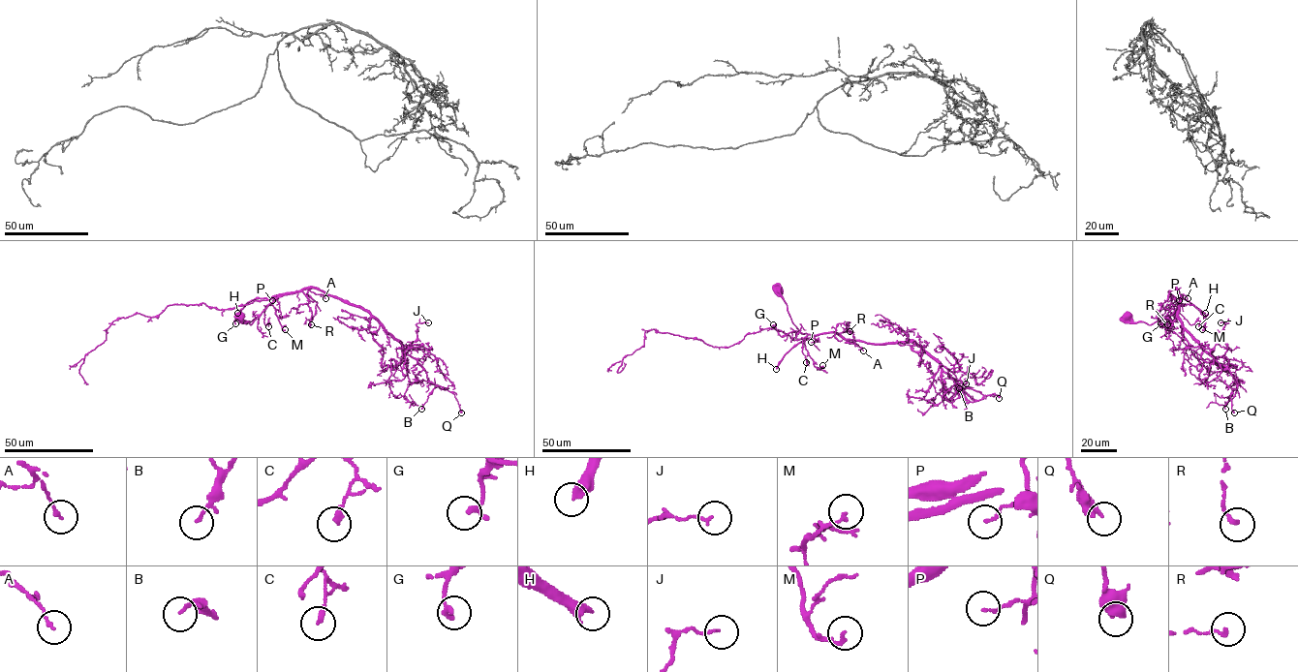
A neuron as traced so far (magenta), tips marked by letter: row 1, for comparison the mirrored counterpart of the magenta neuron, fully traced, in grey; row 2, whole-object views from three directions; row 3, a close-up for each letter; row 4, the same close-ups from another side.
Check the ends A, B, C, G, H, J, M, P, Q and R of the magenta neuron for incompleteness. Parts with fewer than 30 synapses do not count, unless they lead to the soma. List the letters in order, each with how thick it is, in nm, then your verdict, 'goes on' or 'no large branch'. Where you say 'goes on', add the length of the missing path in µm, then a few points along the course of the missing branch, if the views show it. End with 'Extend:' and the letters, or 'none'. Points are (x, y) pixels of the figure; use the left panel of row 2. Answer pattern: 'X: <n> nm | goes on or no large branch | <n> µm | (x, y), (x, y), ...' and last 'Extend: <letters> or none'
A: 140 nm | no large branch
B: 100 nm | no large branch
C: 240 nm | no large branch
G: 200 nm | no large branch
H: 440 nm | goes on | 250 µm
J: 90 nm | no large branch
M: 130 nm | no large branch
P: 120 nm | no large branch
Q: 460 nm | no large branch
R: 170 nm | no large branch
Extend: H

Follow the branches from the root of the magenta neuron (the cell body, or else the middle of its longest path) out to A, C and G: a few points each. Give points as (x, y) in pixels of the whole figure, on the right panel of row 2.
A: (1128, 317), (1132, 321), (1151, 324), (1170, 310), (1171, 290), (1176, 290), (1188, 298)
C: (1128, 317), (1132, 321), (1151, 324), (1162, 319), (1171, 304), (1190, 324), (1198, 320), (1198, 326)
G: (1128, 317), (1132, 321), (1149, 324), (1167, 315), (1169, 320), (1173, 320), (1163, 320), (1160, 323)

